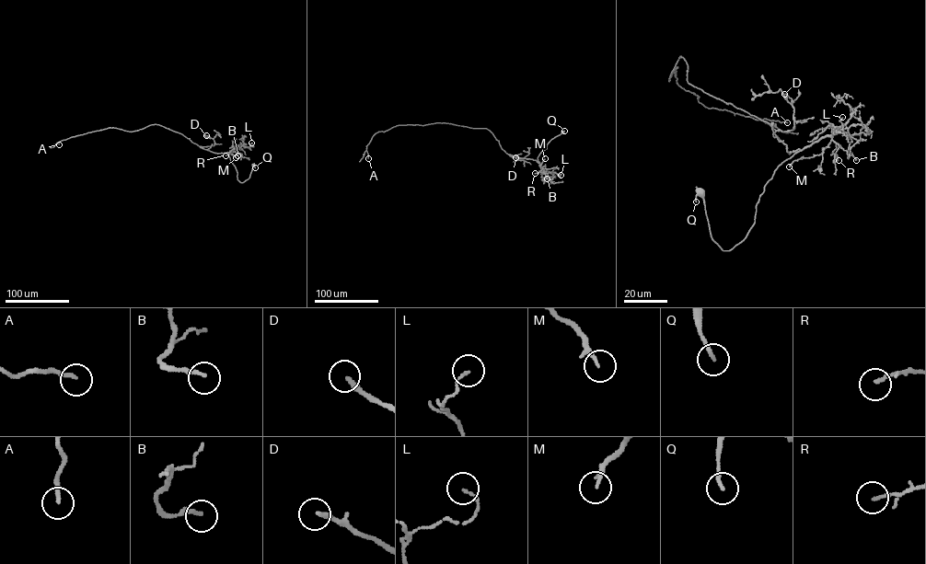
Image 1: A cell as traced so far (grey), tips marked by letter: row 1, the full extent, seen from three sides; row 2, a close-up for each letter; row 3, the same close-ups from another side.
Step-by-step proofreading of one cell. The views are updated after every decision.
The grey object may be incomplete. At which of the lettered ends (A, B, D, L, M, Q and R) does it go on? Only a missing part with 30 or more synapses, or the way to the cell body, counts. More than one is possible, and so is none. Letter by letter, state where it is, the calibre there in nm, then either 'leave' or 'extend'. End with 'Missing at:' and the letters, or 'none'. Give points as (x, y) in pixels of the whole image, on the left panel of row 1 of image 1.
A: (59, 144) | 190 nm | extend
B: (237, 155) | 200 nm | leave
D: (206, 135) | 220 nm | extend
L: (251, 143) | 120 nm | leave
M: (236, 157) | 100 nm | leave
Q: (255, 167) | 160 nm | leave
R: (225, 155) | 140 nm | leave
Missing at: A, D

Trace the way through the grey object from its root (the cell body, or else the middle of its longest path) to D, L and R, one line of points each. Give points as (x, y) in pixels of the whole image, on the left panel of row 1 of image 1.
D: (253, 165), (249, 177), (240, 182), (230, 152), (200, 147), (214, 145), (206, 135)
L: (253, 165), (249, 177), (240, 182), (228, 155), (233, 148), (244, 145), (248, 147), (251, 143)
R: (253, 165), (249, 177), (240, 182), (228, 155), (235, 148), (225, 155)

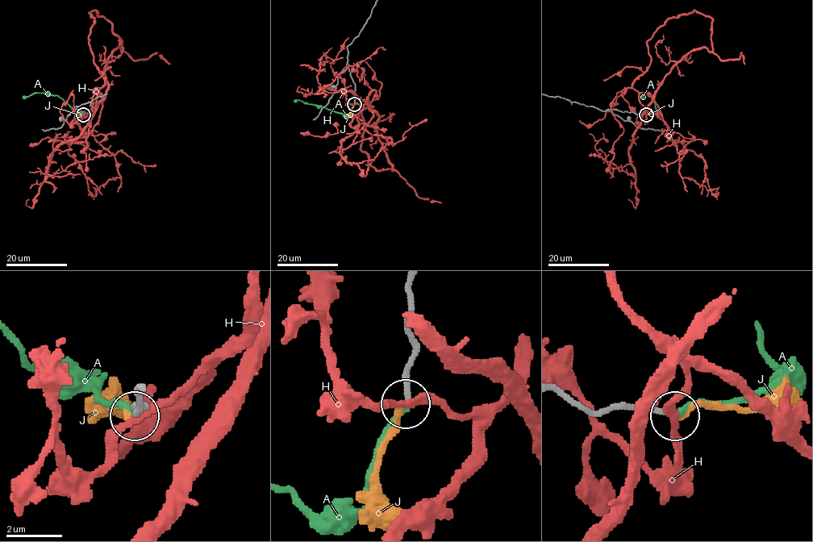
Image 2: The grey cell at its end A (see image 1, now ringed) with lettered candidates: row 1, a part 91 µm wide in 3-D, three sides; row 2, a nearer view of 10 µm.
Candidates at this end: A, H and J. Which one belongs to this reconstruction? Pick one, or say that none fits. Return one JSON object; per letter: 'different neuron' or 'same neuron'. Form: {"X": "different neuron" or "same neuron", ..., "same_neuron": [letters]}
{"A": "same neuron", "H": "different neuron", "J": "different neuron", "same_neuron": ["A"]}

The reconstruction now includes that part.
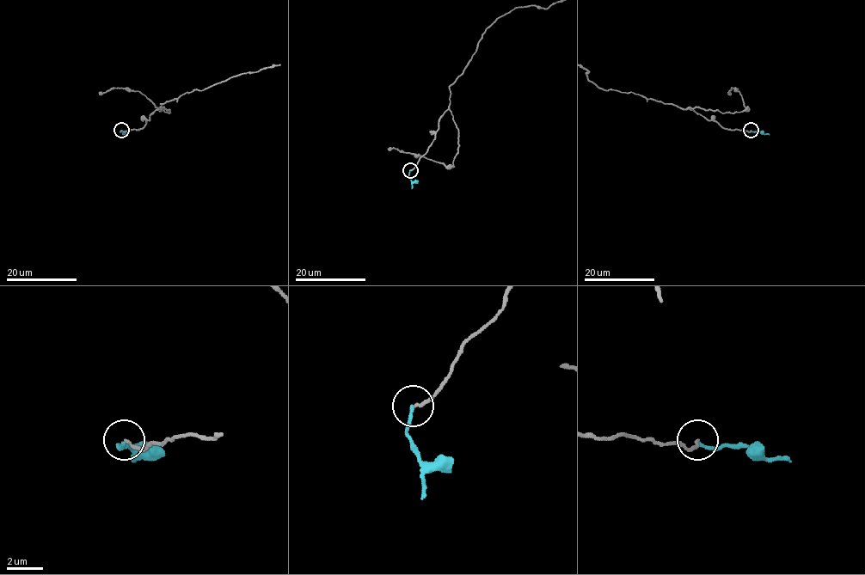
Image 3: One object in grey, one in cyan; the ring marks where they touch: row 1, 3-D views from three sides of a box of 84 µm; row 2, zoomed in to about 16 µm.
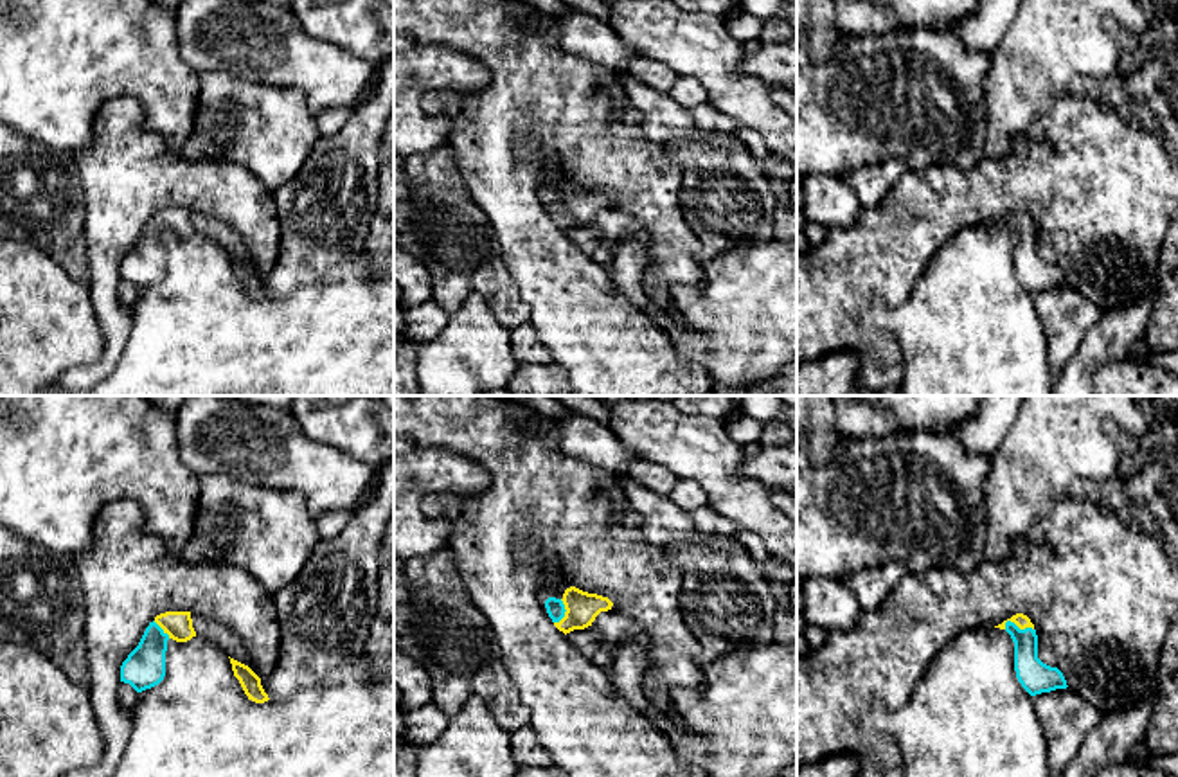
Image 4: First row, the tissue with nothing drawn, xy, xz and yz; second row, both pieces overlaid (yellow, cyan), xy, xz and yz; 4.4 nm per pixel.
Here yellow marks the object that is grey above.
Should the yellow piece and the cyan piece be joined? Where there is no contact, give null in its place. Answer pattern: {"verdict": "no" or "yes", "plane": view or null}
{"verdict": "yes", "plane": "yz"}

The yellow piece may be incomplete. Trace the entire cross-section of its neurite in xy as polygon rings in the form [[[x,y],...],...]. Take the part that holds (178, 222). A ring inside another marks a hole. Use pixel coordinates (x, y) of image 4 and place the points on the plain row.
[[[165,209],[146,225],[138,243],[120,263],[120,279],[137,290],[158,282],[165,273],[167,237],[187,239],[196,234],[191,209]]]

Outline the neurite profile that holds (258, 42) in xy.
[[[182,0],[176,25],[180,56],[196,72],[225,72],[239,79],[297,90],[313,115],[331,108],[354,110],[360,95],[381,70],[379,65],[308,34],[291,7],[248,0]]]

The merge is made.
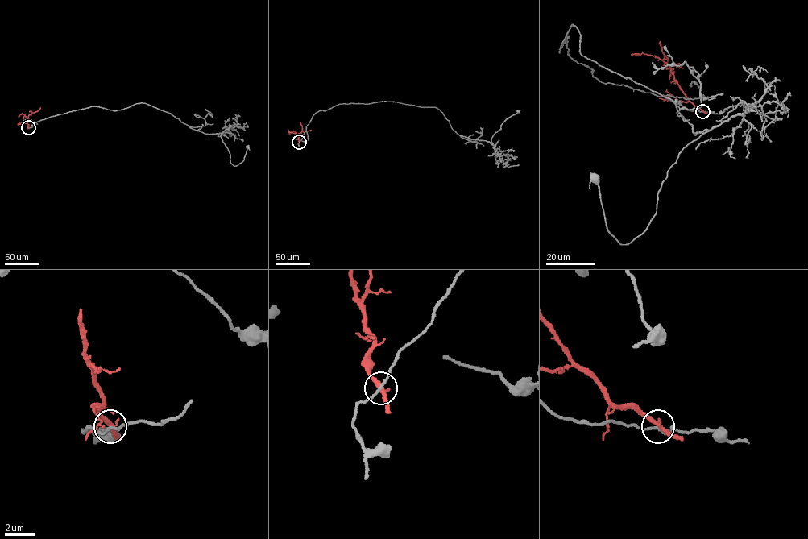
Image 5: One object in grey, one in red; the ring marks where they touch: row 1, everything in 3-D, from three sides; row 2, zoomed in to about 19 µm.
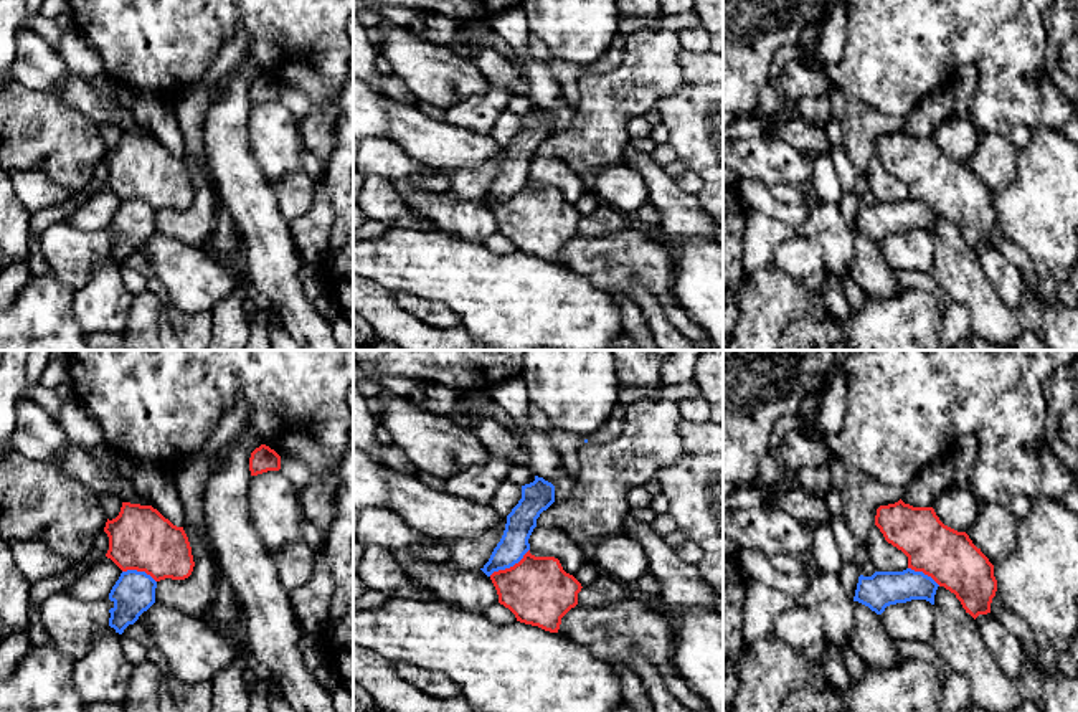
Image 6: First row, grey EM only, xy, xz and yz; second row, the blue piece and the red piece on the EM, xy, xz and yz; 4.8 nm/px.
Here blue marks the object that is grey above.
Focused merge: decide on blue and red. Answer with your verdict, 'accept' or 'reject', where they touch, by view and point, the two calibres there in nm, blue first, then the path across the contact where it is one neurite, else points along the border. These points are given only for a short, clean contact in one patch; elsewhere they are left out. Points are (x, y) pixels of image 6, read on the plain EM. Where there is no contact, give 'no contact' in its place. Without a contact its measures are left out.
reject; contact xz (509, 197); calibres 140 and 320 nm; border xz (529, 179), (517, 192), (489, 205)

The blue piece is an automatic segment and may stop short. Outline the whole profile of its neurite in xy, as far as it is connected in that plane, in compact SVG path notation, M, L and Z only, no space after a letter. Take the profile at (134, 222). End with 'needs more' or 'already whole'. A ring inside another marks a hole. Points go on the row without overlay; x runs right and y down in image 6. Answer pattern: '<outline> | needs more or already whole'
M122 202L109 223L114 236L109 240L109 256L122 264L129 254L155 233L157 211L145 202Z | already whole

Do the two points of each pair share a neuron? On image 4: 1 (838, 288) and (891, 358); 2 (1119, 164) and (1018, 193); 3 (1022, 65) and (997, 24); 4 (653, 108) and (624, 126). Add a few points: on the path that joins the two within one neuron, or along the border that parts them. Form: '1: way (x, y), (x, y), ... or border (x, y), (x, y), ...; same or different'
1: way (838, 308), (838, 313), (871, 344); same
2: way (1094, 184), (1044, 184); same
3: border (1015, 18), (1004, 36), (988, 51); different
4: border (617, 80), (641, 114), (642, 132), (662, 146); different

